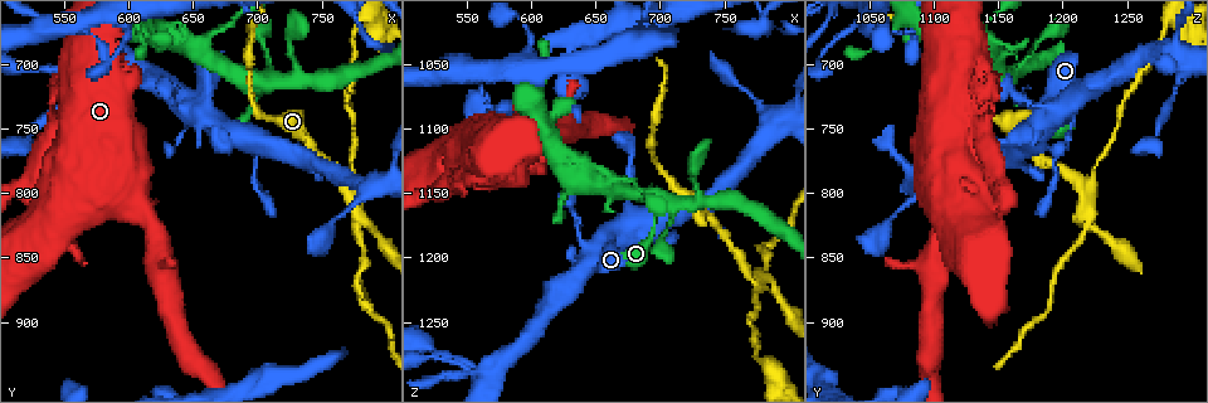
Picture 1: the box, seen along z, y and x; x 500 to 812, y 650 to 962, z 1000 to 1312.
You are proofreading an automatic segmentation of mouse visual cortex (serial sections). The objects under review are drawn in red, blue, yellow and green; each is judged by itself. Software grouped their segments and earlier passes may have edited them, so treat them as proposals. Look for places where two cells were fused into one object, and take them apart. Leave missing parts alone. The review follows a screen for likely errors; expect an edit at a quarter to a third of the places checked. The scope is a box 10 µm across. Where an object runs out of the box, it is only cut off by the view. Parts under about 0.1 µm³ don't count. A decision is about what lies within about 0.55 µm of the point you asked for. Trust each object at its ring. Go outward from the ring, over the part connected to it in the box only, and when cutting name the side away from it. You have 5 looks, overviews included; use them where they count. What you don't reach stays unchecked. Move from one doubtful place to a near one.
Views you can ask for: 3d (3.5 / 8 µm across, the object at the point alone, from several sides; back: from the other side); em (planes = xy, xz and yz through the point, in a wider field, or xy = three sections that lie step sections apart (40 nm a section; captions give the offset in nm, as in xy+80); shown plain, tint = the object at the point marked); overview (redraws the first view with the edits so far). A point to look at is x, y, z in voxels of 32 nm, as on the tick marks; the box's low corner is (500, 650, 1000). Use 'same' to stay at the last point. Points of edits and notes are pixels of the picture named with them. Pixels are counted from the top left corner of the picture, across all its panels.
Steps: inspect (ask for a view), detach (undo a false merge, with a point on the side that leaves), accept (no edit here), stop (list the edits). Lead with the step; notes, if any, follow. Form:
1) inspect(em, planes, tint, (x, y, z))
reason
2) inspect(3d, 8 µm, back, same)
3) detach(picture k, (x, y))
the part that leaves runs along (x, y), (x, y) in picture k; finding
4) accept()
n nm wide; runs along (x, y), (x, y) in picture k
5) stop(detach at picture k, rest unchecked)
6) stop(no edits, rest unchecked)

inspect(3d, 3.5 µm, (772, 790, 1214))
four-way junction

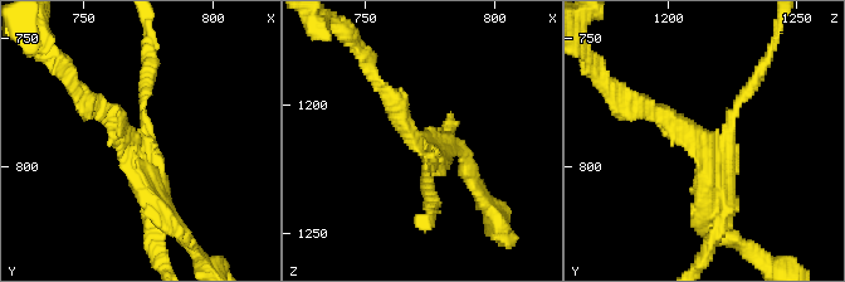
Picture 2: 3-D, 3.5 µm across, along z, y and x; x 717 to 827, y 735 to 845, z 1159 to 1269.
inspect(em, xy, step 2, tint, (769, 790, 1214))
4 arms; arms of 150, 200, 300, 300 nm

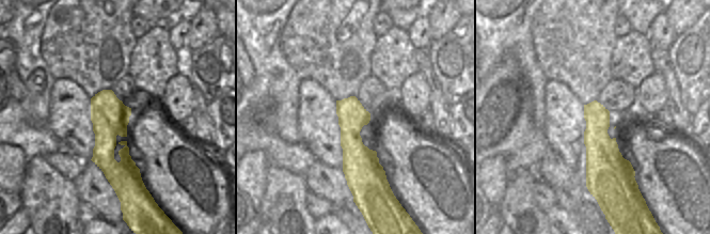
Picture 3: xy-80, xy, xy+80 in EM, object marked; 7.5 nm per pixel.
detach(picture 2, (746, 95))
the part that leaves runs along (721, 141), (776, 33) in picture 2; a second cell is stuck on

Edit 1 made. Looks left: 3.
inspect(3d, 3.5 µm, (532, 812, 1136))
sharp bend

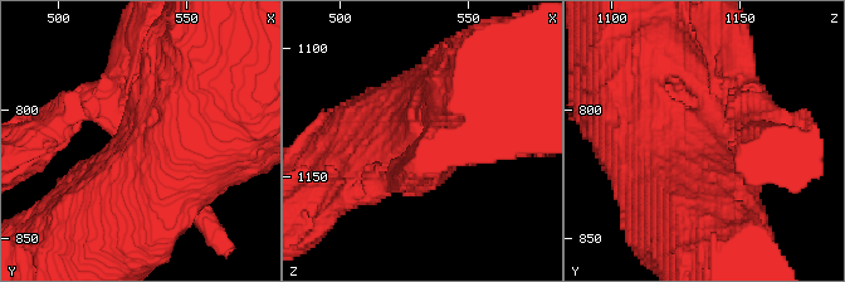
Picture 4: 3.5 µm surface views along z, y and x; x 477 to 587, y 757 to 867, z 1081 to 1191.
inspect(em, xy, step 2, tint, same)
shape alone is not enough

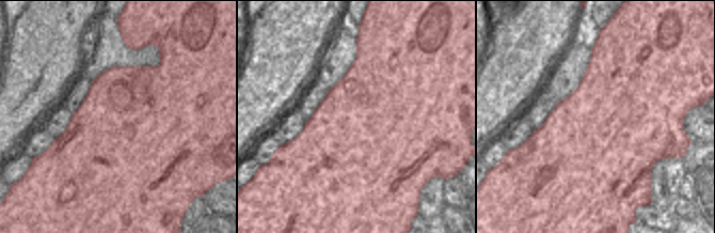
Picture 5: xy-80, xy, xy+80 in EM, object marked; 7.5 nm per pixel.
detach(picture 4, (731, 67))
two cells meet here

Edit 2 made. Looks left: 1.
stop(detach at picture 2, detach at picture 4, rest unchecked)

